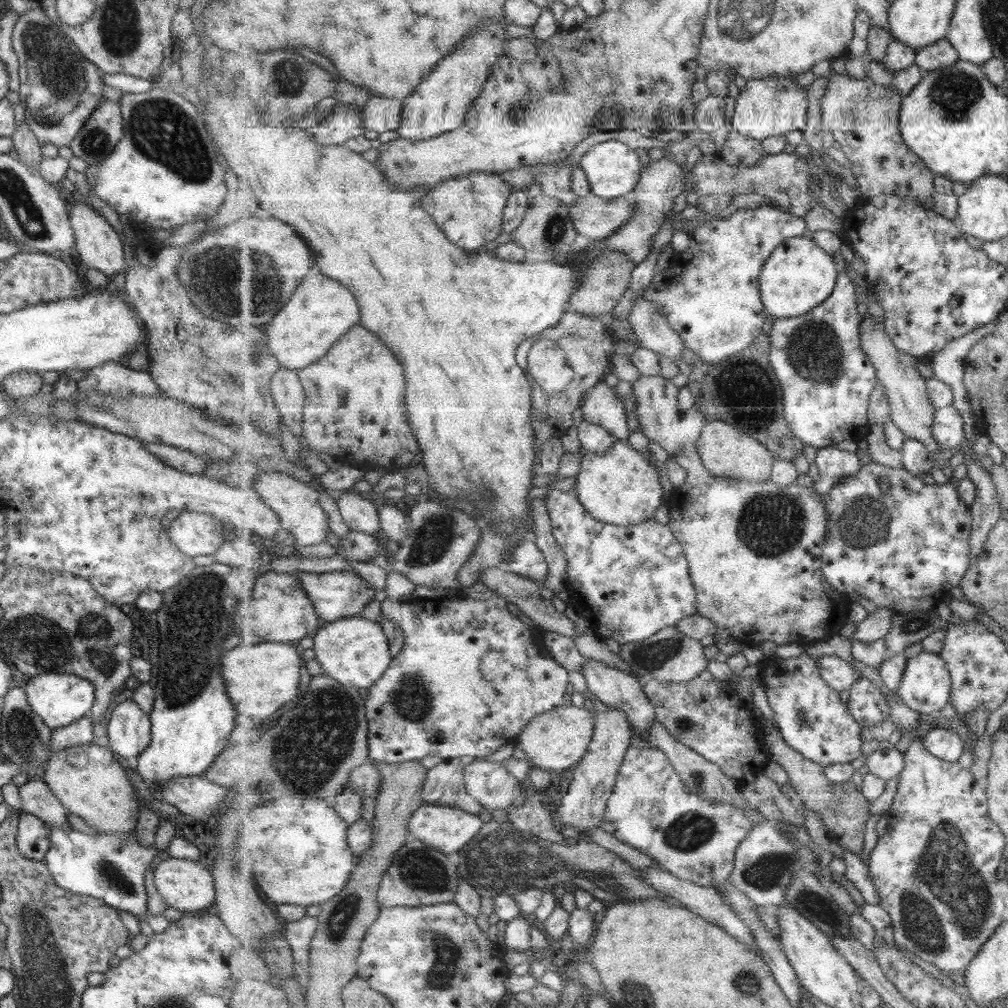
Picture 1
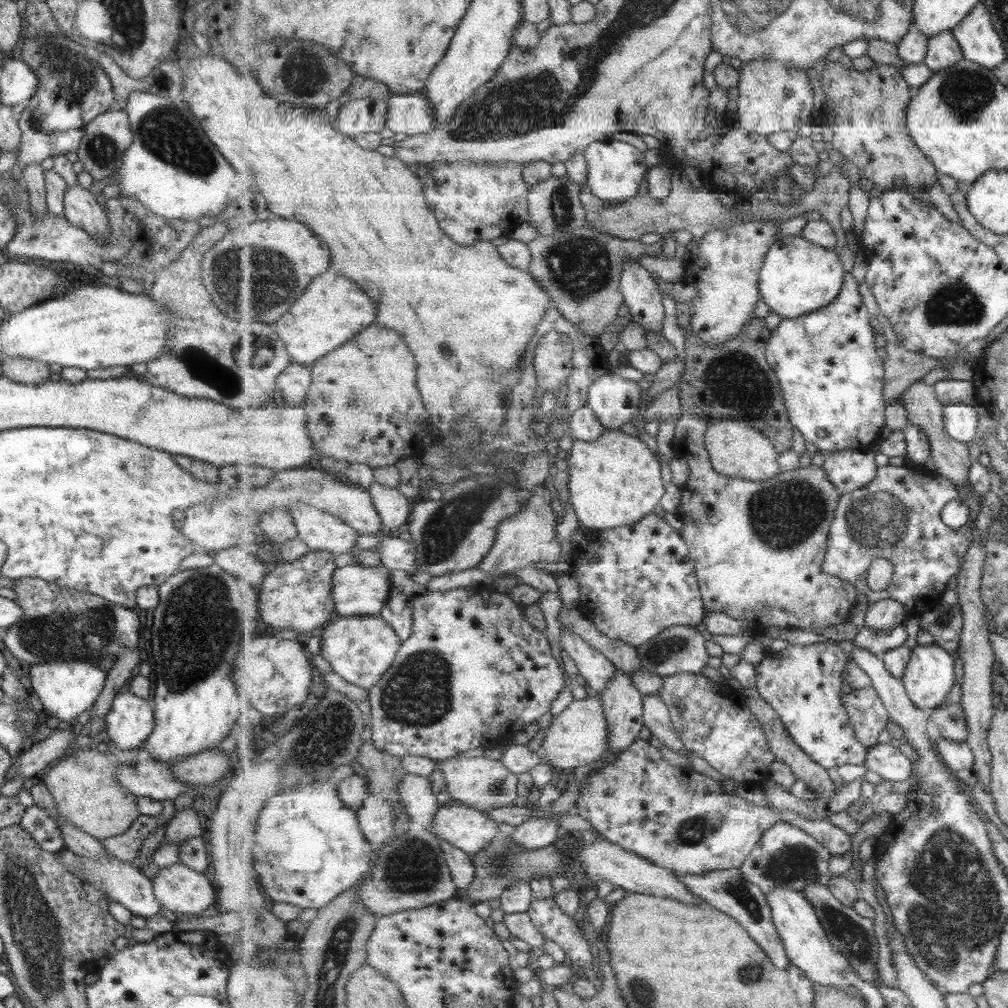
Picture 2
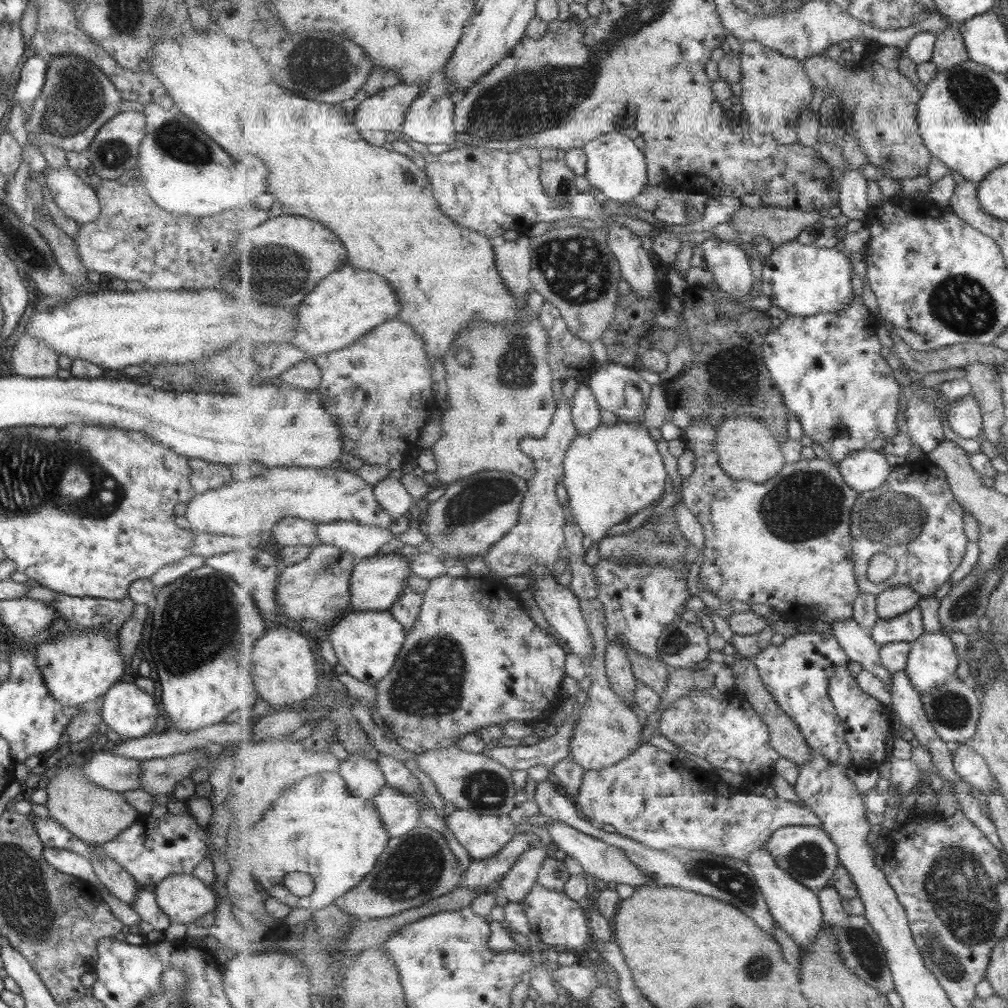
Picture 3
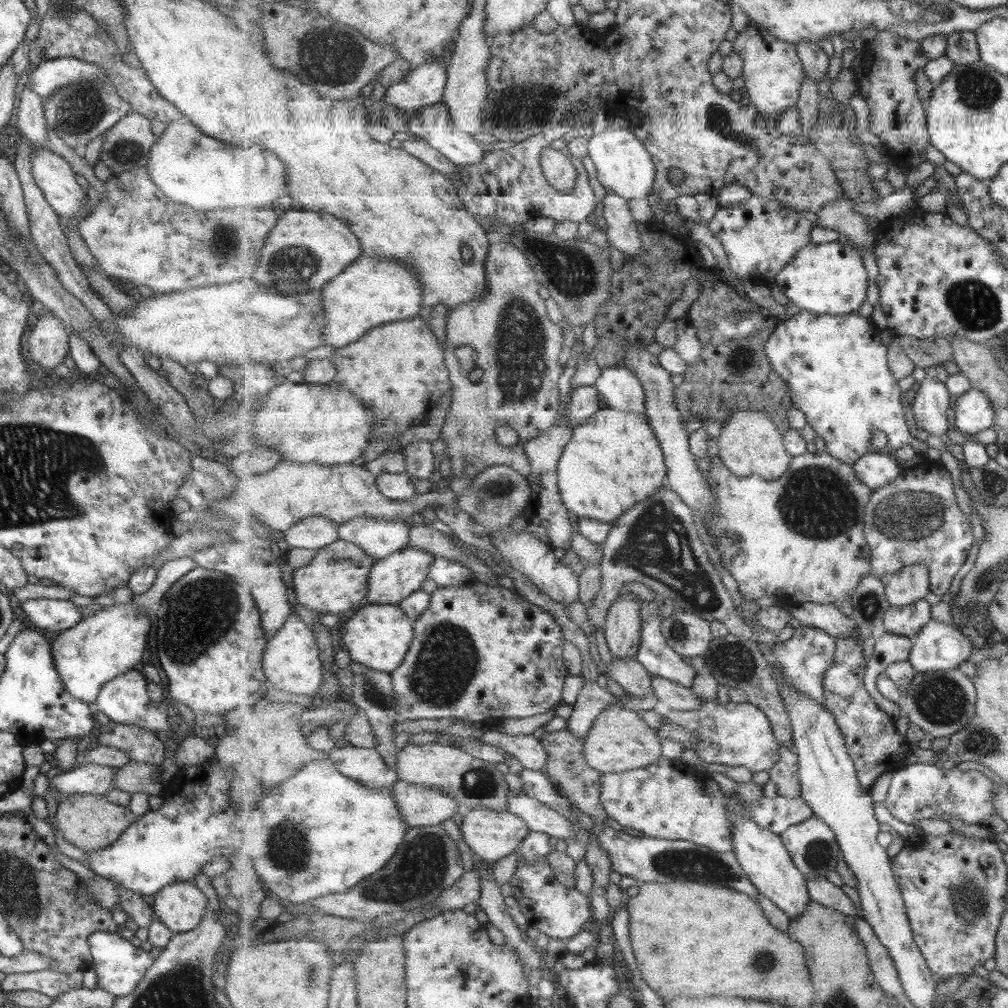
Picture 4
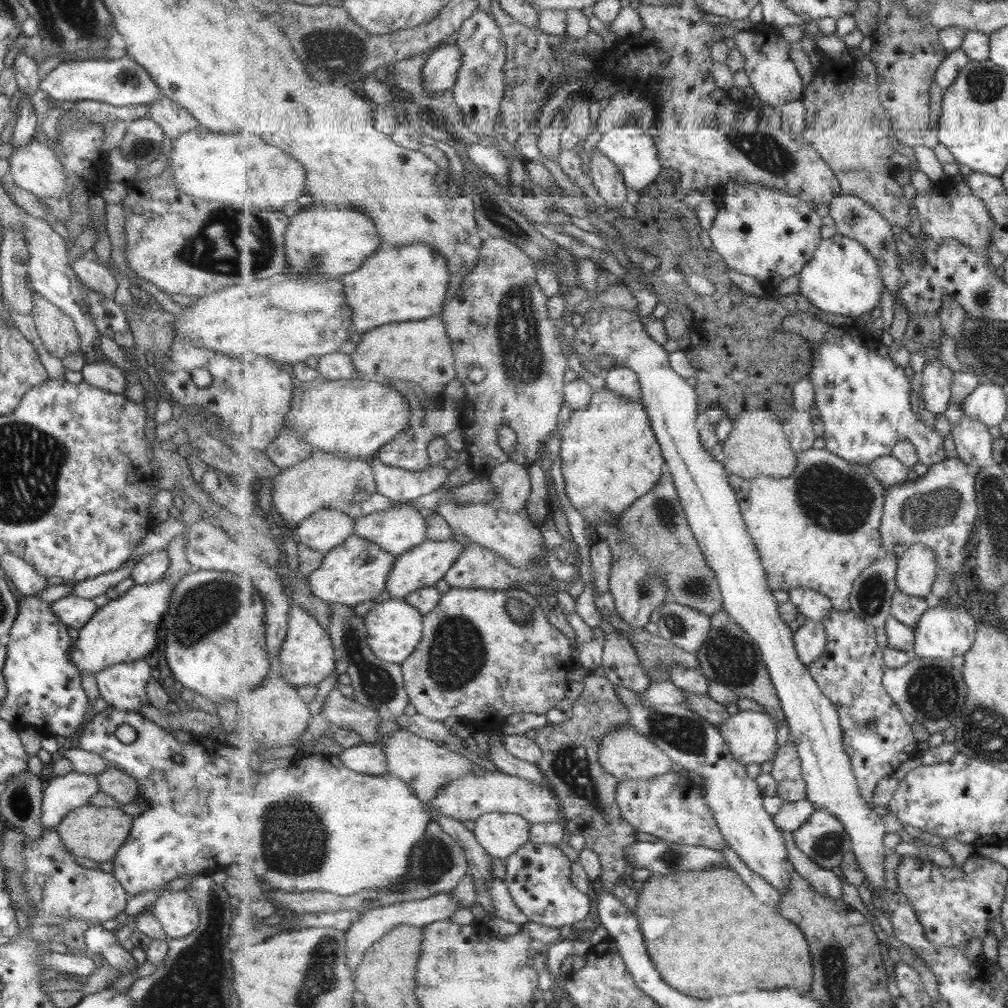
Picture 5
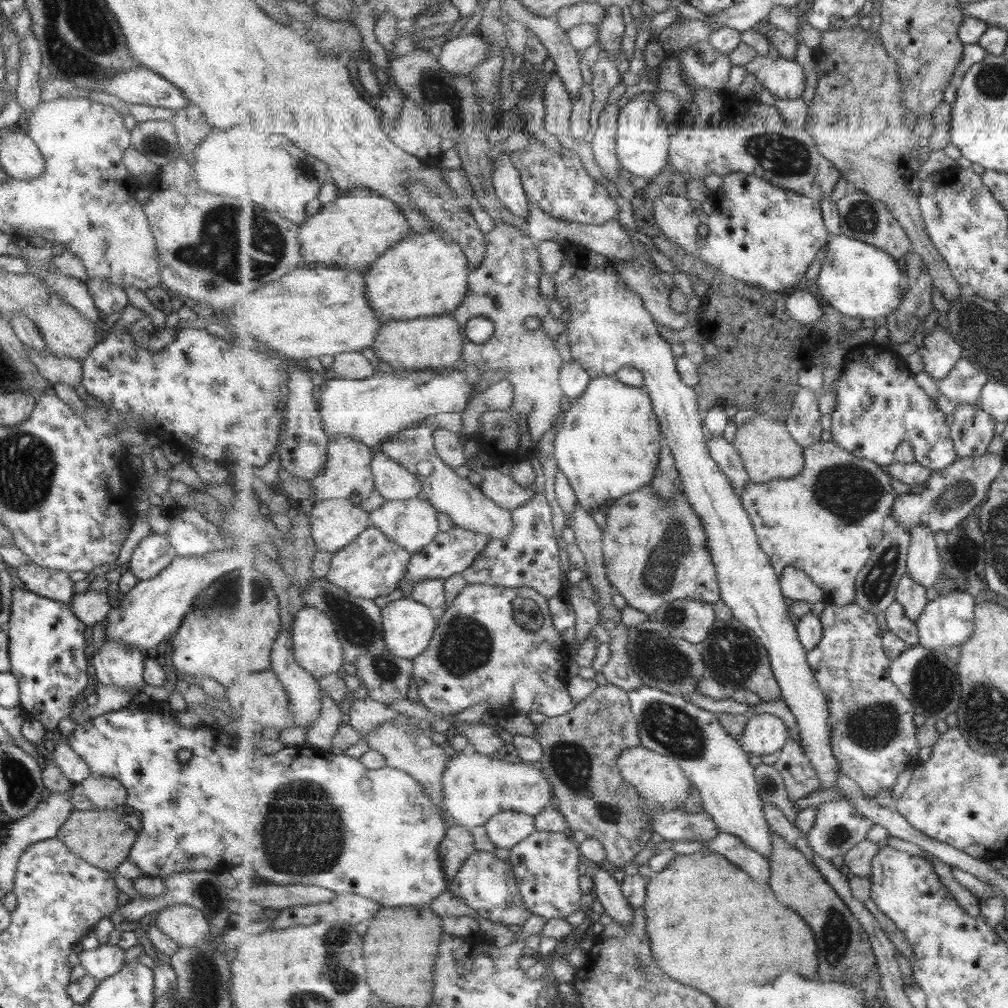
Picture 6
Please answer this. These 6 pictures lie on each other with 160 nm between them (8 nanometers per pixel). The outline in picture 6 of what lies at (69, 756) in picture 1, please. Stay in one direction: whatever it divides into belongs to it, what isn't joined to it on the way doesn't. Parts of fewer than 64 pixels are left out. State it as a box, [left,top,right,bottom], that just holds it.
[55,809,136,876]

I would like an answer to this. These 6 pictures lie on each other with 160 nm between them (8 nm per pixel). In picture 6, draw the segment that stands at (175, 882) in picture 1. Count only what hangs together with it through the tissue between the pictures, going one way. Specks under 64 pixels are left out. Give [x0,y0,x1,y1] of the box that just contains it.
[149,904,209,947]

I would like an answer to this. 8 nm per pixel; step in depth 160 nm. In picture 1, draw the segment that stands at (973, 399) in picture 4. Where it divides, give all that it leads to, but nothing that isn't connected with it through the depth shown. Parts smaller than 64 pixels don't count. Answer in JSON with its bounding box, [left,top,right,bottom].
[934,405,965,449]

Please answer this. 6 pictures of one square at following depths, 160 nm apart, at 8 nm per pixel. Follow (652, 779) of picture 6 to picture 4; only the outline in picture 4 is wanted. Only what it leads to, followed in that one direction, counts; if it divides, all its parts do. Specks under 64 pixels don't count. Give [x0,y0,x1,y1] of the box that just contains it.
[587,704,662,773]

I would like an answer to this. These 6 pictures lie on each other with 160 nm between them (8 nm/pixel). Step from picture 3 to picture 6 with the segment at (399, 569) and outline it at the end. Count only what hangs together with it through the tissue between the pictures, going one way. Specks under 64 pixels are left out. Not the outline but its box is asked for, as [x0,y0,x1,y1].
[404,526,492,587]

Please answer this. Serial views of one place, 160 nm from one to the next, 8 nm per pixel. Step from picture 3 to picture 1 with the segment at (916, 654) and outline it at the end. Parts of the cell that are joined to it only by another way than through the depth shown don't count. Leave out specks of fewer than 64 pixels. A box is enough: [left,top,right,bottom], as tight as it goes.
[898,650,952,715]

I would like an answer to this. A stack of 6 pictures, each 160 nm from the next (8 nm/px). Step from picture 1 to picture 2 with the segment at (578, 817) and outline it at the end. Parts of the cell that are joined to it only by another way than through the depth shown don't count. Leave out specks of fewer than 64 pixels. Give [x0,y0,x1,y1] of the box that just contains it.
[511,671,646,851]

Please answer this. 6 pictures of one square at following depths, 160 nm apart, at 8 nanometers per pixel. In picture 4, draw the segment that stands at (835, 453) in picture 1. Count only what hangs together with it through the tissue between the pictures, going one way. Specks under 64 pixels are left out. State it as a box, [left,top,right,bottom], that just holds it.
[853,452,902,489]

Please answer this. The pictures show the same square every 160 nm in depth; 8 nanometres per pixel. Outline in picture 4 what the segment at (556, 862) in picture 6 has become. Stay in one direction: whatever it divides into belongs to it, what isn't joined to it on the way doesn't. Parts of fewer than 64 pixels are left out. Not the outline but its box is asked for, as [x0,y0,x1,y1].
[510,856,593,942]

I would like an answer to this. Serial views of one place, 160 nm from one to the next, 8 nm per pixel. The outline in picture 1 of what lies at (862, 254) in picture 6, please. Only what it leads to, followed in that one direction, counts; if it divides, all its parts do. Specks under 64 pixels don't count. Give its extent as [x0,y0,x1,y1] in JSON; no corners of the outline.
[760,235,839,319]

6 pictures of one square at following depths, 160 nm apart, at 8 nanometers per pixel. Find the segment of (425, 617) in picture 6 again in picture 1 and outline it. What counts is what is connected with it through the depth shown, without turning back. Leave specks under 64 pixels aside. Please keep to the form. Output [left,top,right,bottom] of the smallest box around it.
[313,617,394,689]

